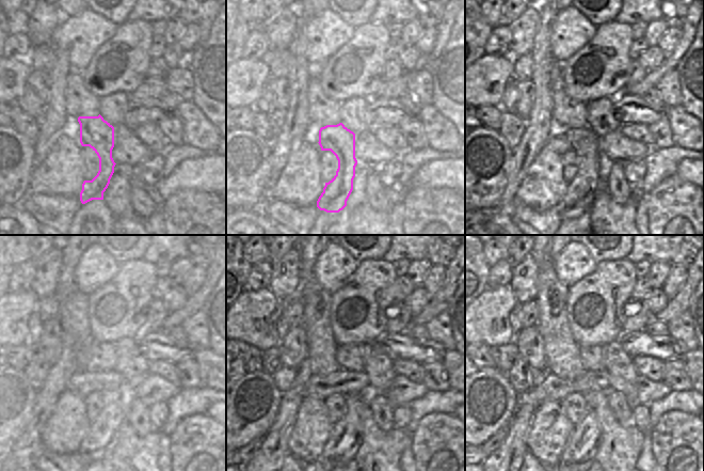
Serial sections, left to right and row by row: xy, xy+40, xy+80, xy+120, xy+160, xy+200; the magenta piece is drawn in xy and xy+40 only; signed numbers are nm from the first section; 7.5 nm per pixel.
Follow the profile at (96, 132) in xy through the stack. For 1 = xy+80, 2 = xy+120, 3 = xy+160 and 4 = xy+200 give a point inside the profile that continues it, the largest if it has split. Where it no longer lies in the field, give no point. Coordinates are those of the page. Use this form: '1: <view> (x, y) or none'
1: xy+80 (580, 191)
2: xy+120 (102, 434)
3: xy+160 (345, 440)
4: xy+200 (579, 452)

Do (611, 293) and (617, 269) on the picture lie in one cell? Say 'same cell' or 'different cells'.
same cell

